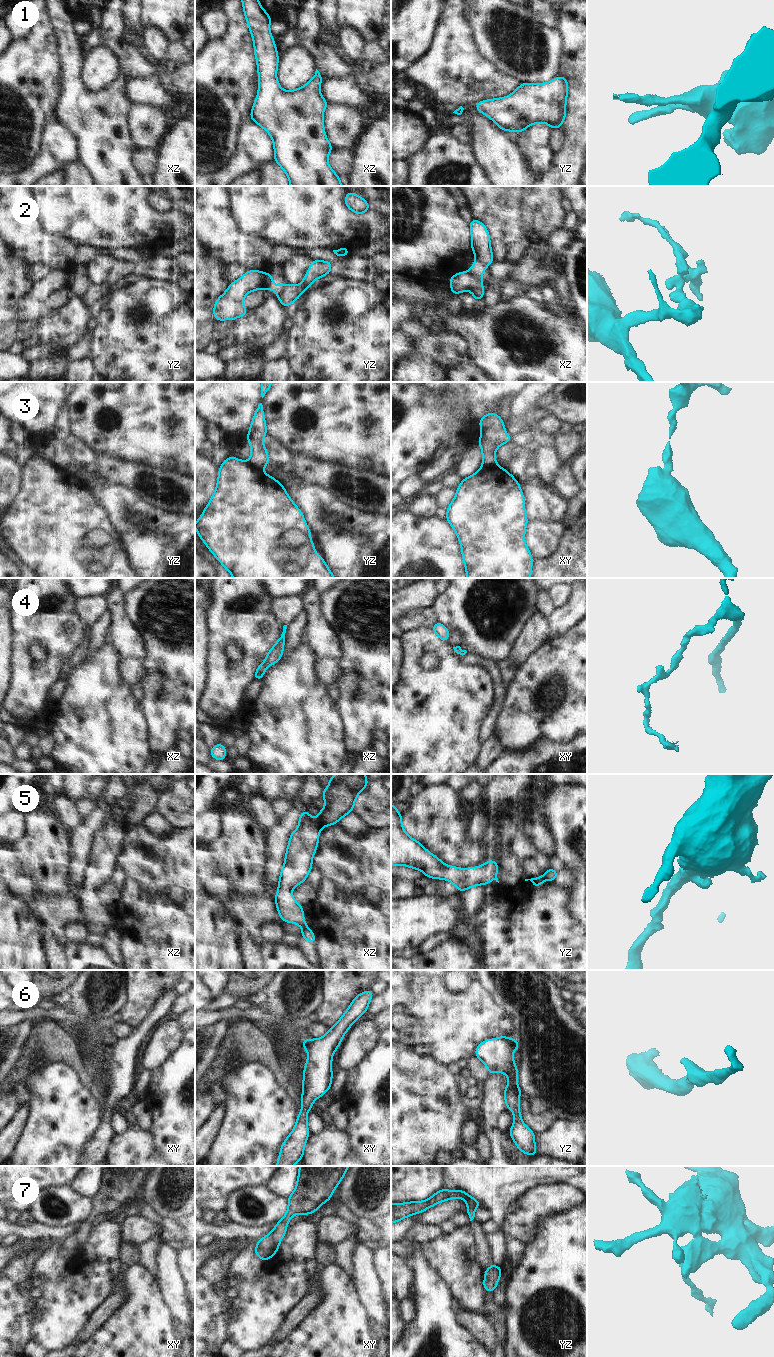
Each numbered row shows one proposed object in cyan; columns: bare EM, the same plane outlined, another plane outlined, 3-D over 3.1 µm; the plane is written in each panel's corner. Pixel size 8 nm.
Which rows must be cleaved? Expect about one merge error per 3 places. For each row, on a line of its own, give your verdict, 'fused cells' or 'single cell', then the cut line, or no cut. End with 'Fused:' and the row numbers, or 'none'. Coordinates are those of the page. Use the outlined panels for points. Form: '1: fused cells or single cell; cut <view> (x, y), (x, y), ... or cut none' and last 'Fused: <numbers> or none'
1: single cell; cut none
2: single cell; cut none
3: fused cells; cut yz (248, 462), (261, 470)
4: single cell; cut none
5: fused cells; cut yz (542, 875), (546, 879)
6: single cell; cut none
7: single cell; cut none
Fused: 3, 5

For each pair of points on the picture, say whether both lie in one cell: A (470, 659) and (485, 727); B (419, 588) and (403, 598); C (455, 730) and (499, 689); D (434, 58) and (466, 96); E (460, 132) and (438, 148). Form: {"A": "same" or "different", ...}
{"A": "same", "B": "same", "C": "different", "D": "same", "E": "different"}

